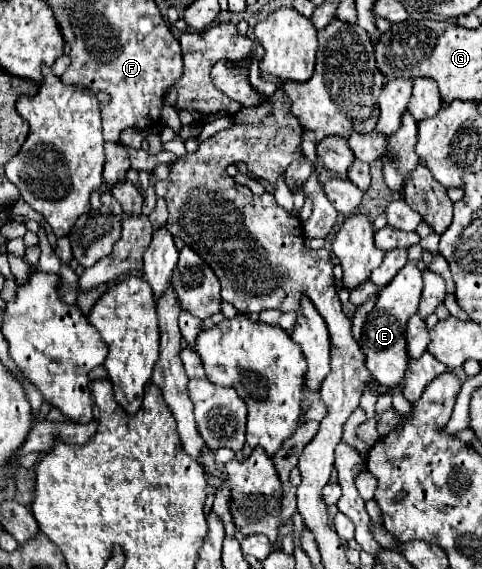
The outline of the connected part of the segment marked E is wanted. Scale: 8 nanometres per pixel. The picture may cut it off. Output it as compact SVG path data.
M407 262L395 278L377 294L375 308L367 316L361 332L361 348L365 354L365 368L371 372L373 380L377 380L381 386L397 386L403 380L405 368L409 364L407 356L407 334L405 326L409 316L413 316L419 308L421 298L421 272L413 262Z

